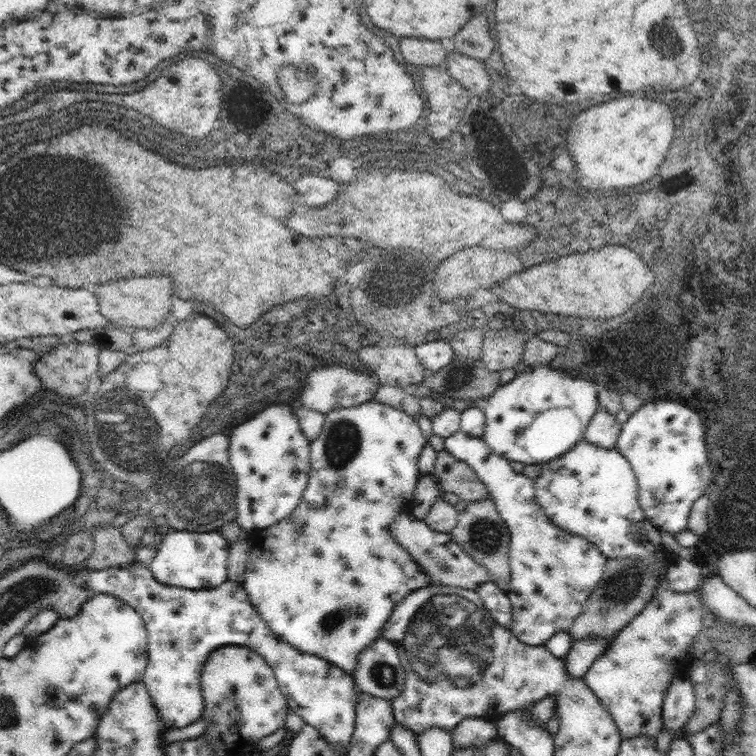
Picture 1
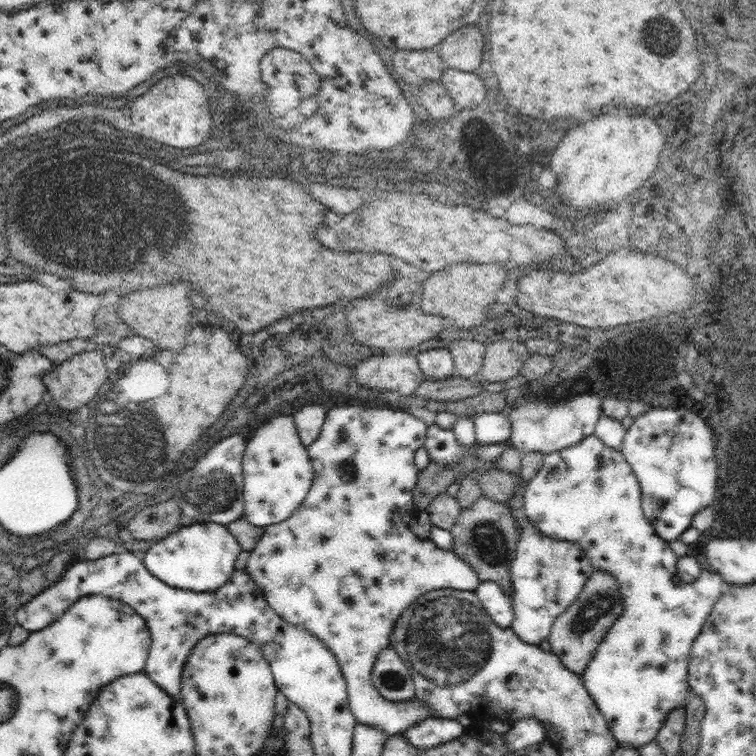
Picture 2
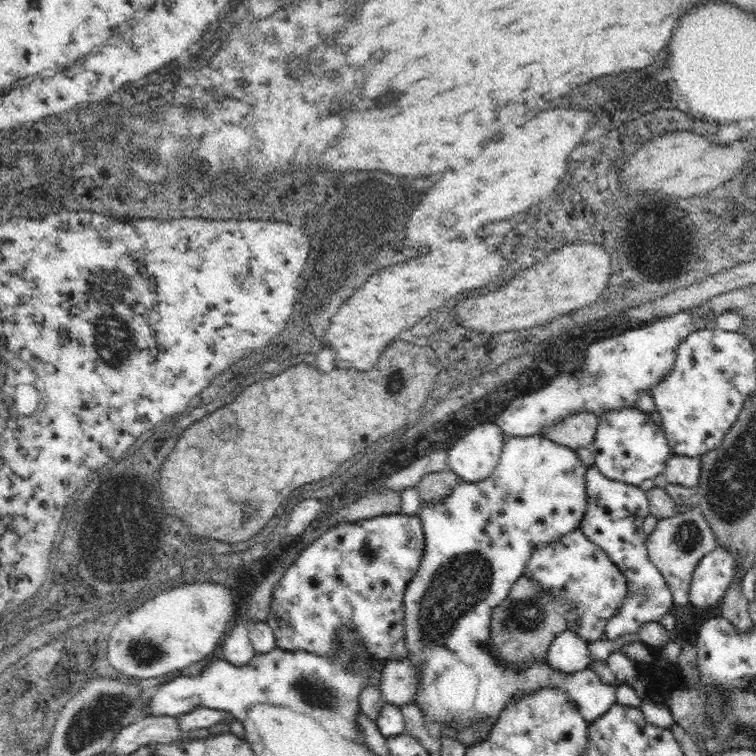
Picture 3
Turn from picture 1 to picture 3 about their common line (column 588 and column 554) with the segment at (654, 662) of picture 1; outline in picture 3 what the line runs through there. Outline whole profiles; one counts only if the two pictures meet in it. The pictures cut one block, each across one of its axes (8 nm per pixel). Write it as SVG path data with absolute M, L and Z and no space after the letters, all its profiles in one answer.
M528 436L528 438L512 438L504 444L504 450L502 450L502 456L500 456L500 462L498 466L494 468L494 472L486 478L486 480L480 480L480 482L460 482L450 496L446 496L442 502L434 504L434 502L422 502L420 504L420 510L418 510L418 518L420 518L420 524L422 524L422 530L424 530L424 554L422 554L422 560L420 560L420 568L416 572L416 576L412 578L412 582L408 584L408 590L406 590L406 596L404 596L404 604L406 604L406 612L404 612L404 626L406 626L406 646L408 646L408 660L412 662L414 668L418 668L418 672L422 674L422 690L418 694L418 708L426 714L426 720L430 724L438 724L440 728L458 728L460 724L476 724L476 722L490 722L492 726L500 720L500 712L504 712L504 708L508 704L514 702L514 698L520 698L524 694L536 694L538 690L542 688L556 688L560 692L564 692L574 704L576 708L580 710L580 714L584 716L586 724L592 724L596 722L600 716L604 716L612 706L618 704L616 700L616 688L612 686L606 686L604 682L600 682L600 678L596 676L596 672L592 672L590 668L588 670L582 670L582 672L574 672L574 674L564 674L564 672L558 672L554 668L550 668L548 660L542 660L542 664L528 664L528 668L522 668L522 670L516 670L516 668L508 668L508 666L502 666L498 664L498 658L494 654L490 654L490 622L492 622L492 610L496 606L500 606L500 602L506 600L506 596L510 594L512 586L524 576L524 568L532 556L532 552L536 552L536 548L540 548L542 544L548 544L552 540L560 540L560 536L566 536L568 532L572 532L574 528L580 528L582 520L584 520L584 512L586 512L586 486L588 486L588 468L582 464L580 456L576 450L572 450L570 446L564 446L564 444L556 444L554 440L550 438L544 438L544 436Z

